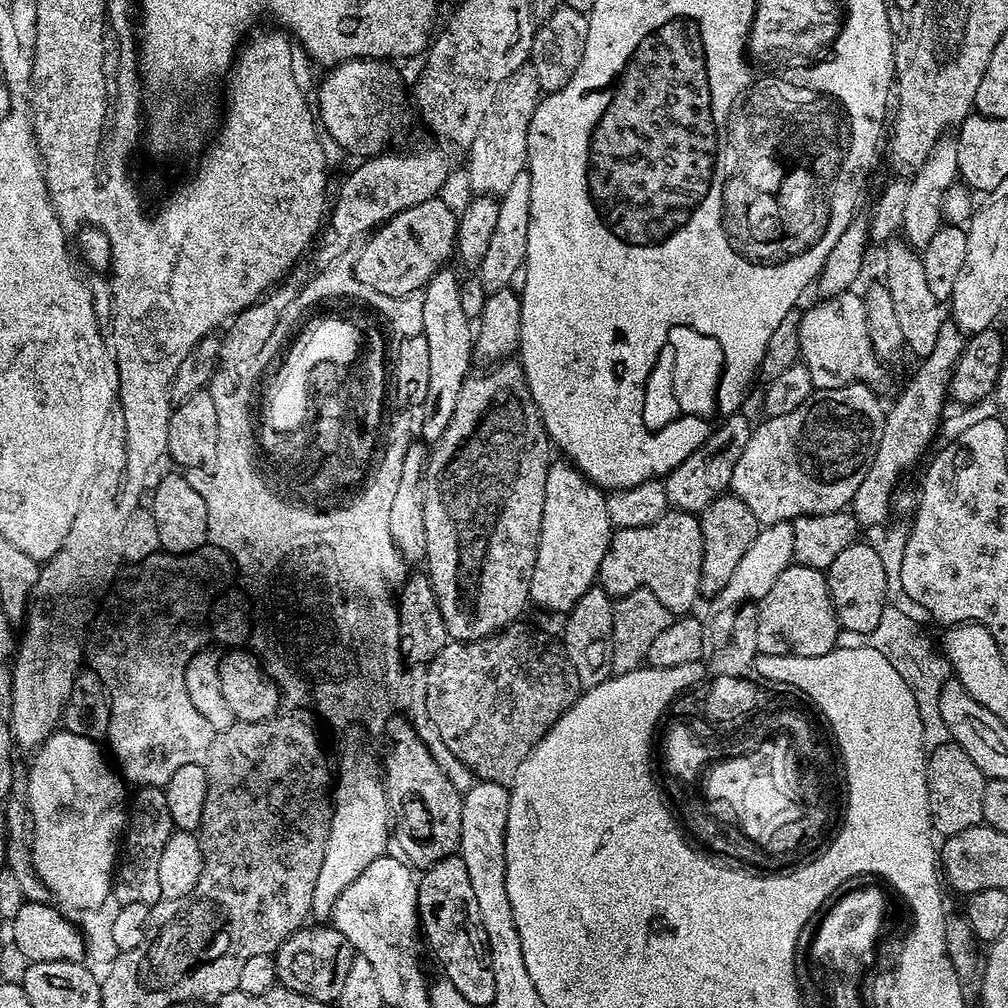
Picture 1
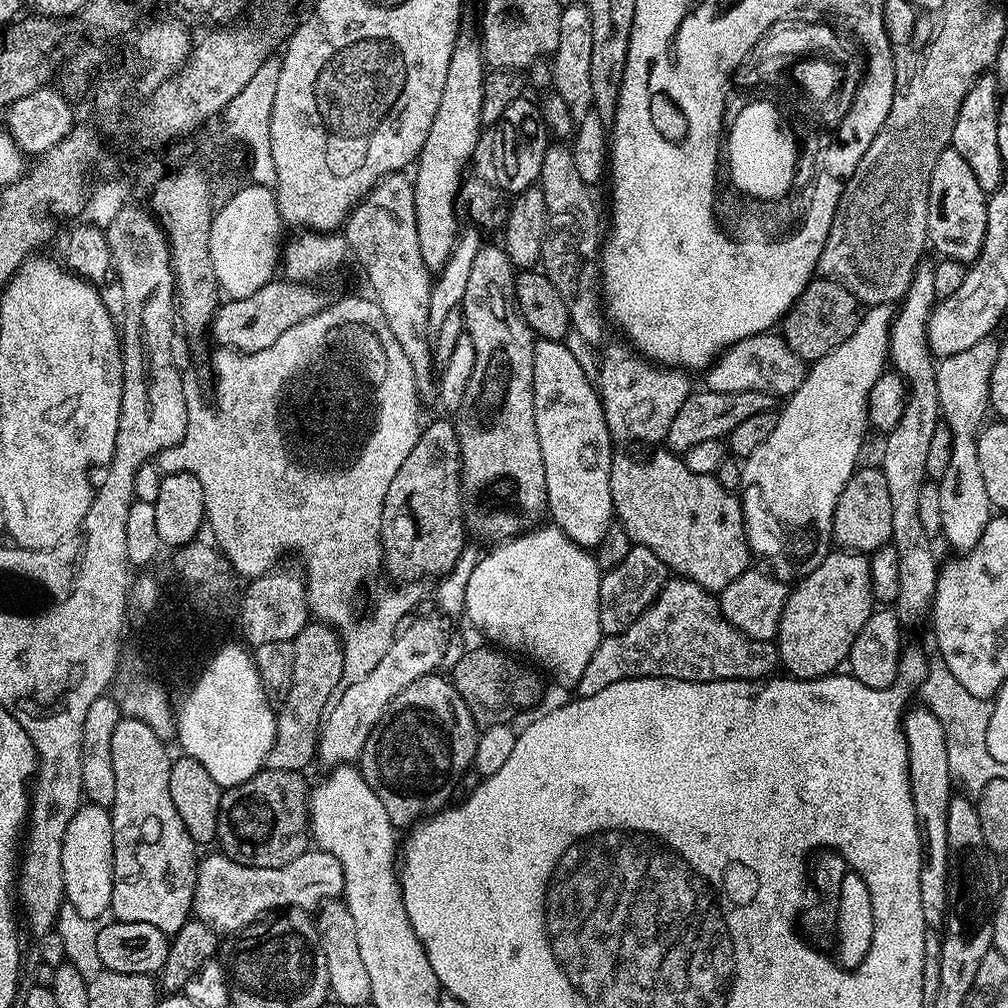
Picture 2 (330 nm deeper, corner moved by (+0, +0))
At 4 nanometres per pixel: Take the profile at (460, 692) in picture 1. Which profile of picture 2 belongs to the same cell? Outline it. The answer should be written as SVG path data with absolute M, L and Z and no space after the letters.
M484 647L488 648L465 651L461 660L450 669L452 685L458 694L462 694L462 702L466 702L466 710L470 710L477 729L480 730L495 724L509 723L520 711L533 707L542 693L542 684L536 681L536 676L527 668L527 663L499 647Z

